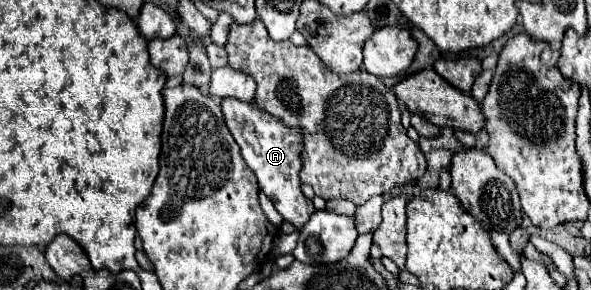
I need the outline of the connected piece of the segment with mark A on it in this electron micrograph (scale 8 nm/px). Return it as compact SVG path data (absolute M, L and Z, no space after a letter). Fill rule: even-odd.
M234 97L222 99L222 113L226 127L230 129L232 137L240 145L242 157L248 163L248 167L258 177L262 193L268 195L268 199L274 203L276 211L284 217L284 221L296 225L298 229L310 219L314 213L314 205L310 199L304 197L300 189L300 169L302 169L302 129L282 125L276 117L270 117L270 113L262 113L258 105L234 101Z

